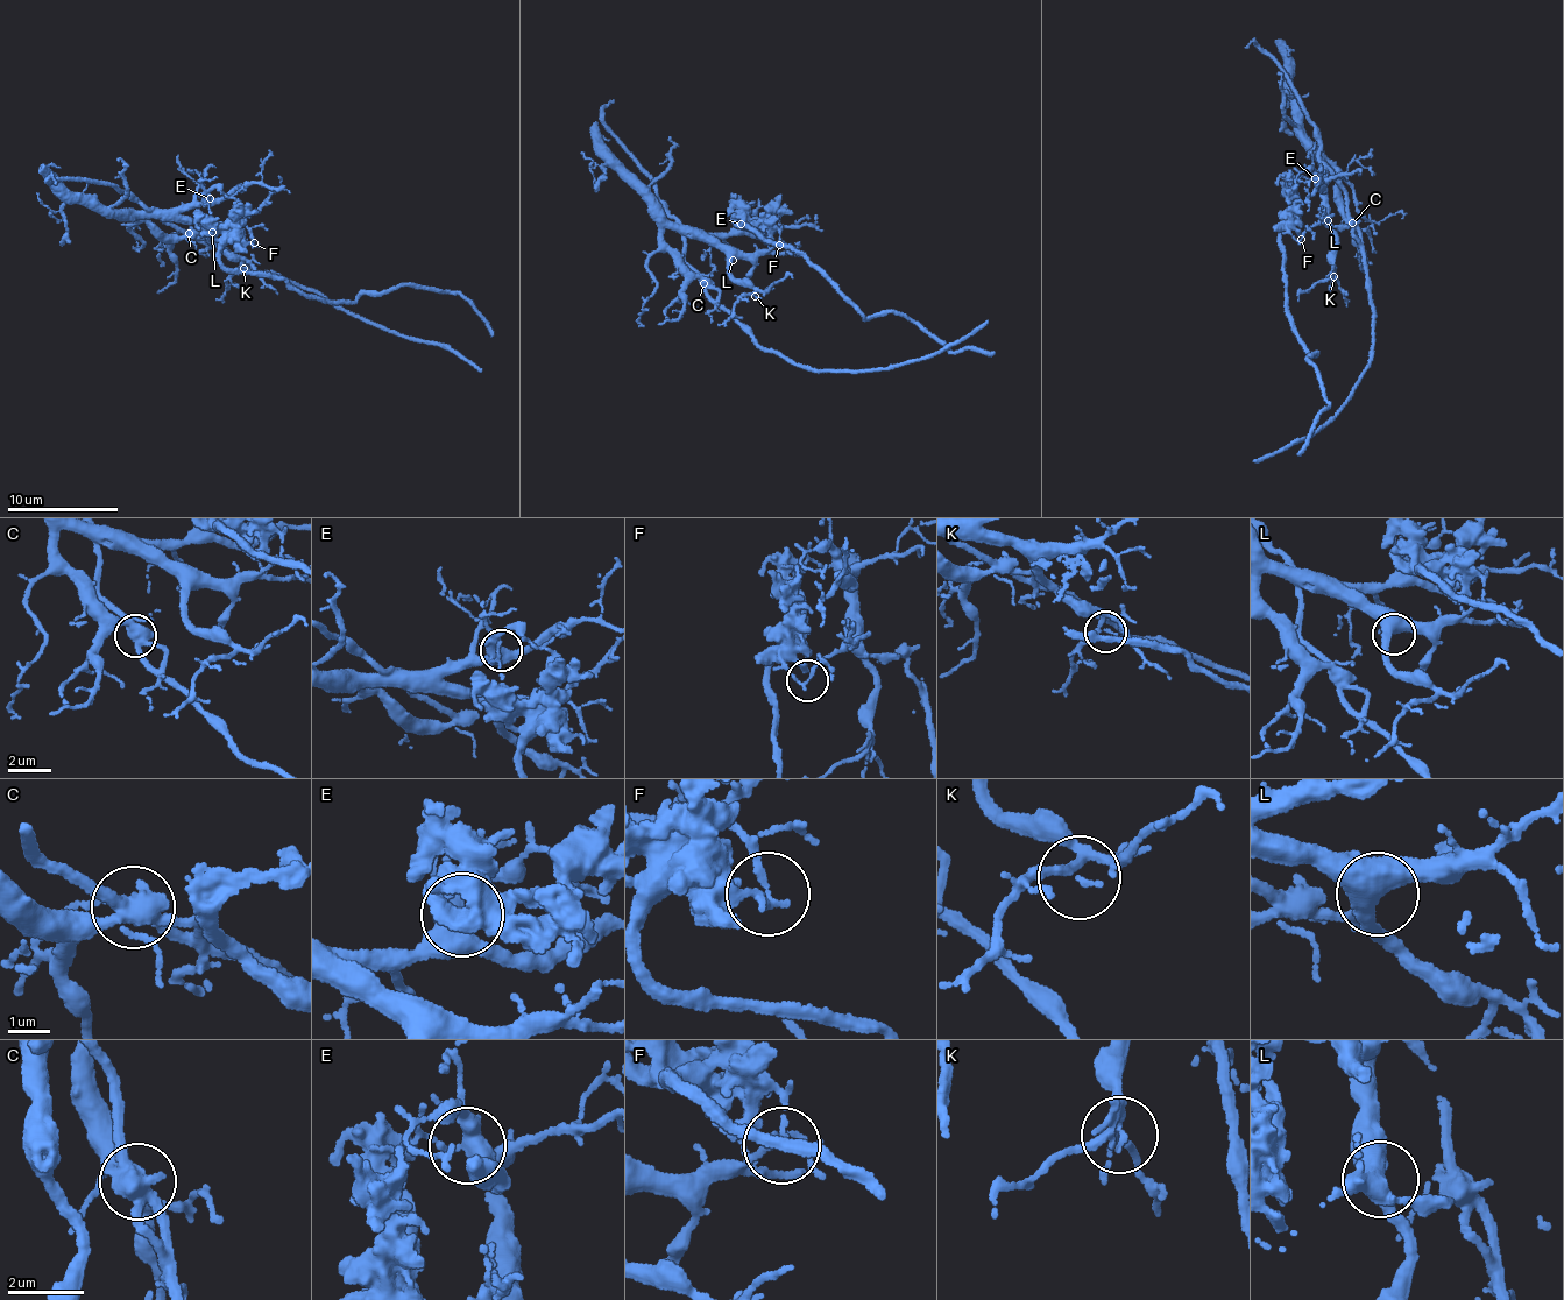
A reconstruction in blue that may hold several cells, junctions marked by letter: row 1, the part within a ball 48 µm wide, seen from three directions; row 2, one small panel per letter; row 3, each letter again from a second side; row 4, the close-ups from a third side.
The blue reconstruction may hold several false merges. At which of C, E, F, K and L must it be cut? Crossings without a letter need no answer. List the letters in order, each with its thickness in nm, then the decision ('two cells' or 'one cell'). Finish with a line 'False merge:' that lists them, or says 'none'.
C: 440 nm thick; two cells
E: 460 nm thick; one cell
F: 130 nm thick; two cells
K: 180 nm thick; one cell
L: 460 nm thick; one cell
False merge: C, F

